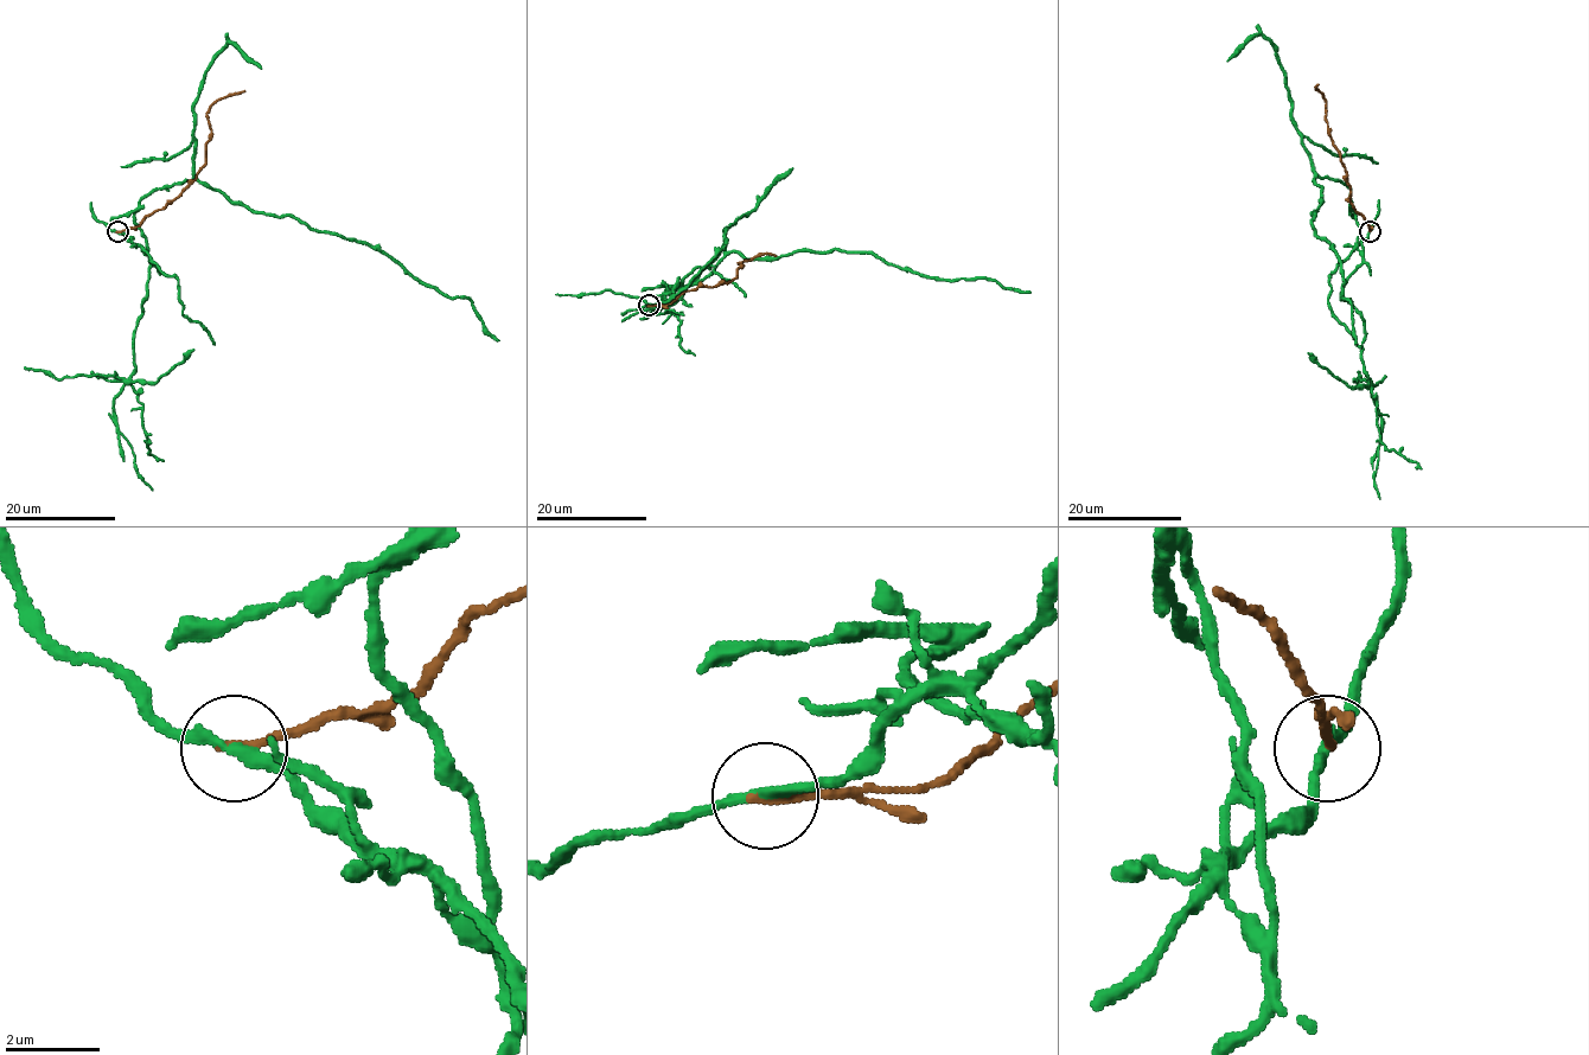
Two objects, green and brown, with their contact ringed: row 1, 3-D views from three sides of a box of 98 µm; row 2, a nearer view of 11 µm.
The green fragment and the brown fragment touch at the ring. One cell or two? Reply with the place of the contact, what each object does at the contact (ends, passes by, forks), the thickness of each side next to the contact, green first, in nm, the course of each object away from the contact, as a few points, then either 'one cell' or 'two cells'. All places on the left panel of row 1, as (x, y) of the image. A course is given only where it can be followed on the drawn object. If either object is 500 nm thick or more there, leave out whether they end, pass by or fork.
place (117, 231); green passes by; brown ends; calibres 240 and 180 nm; course green (117, 232), (146, 251), (142, 198), (206, 183), (378, 248), (466, 296), (499, 340); course brown (117, 231), (136, 227), (160, 210), (196, 178), (205, 164), (210, 133), (208, 109), (227, 95), (246, 91); two cells

